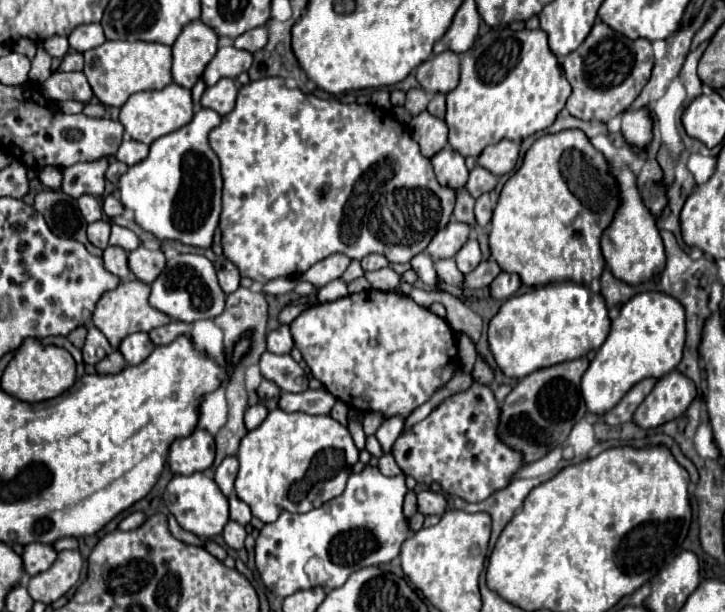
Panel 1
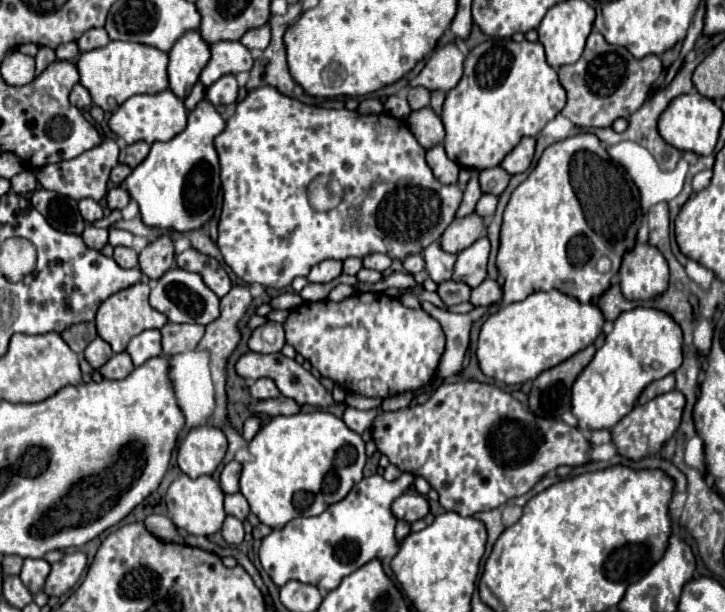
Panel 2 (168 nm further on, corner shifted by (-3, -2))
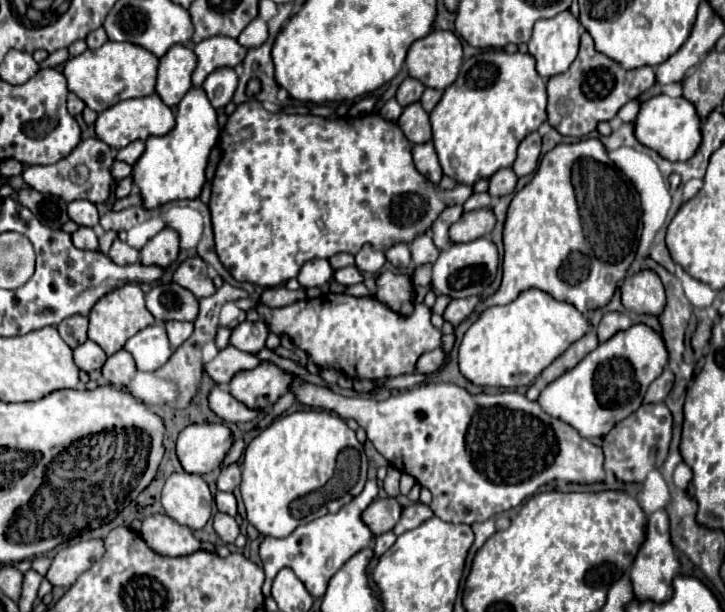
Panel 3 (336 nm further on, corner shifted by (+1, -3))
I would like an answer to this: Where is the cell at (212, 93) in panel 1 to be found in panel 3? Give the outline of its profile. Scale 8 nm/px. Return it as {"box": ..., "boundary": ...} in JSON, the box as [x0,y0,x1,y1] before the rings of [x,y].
{"box":[202,68,238,108],"boundary":[[[218,68],[214,70],[202,84],[204,92],[208,94],[208,100],[214,108],[224,108],[238,86],[238,76],[232,68]]]}

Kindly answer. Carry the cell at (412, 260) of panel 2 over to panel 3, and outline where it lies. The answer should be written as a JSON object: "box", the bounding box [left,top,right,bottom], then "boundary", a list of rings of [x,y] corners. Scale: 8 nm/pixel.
{"box":[386,244,410,272],"boundary":[[[394,244],[392,248],[388,248],[386,252],[386,258],[390,260],[390,264],[396,268],[396,270],[400,270],[400,272],[404,272],[408,266],[410,266],[410,248],[408,248],[408,244]]]}

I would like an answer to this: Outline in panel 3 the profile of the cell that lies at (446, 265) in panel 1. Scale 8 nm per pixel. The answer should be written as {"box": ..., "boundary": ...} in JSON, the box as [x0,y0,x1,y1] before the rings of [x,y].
{"box":[410,232,442,266],"boundary":[[[428,232],[420,238],[416,238],[410,244],[410,252],[412,252],[412,264],[414,266],[424,266],[424,264],[434,264],[434,260],[438,260],[438,256],[442,254],[440,248],[434,246],[432,238],[428,236]]]}

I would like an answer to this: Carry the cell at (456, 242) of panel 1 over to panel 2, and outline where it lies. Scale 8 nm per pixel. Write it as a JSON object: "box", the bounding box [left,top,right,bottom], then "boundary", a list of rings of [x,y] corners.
{"box":[442,213,484,253],"boundary":[[[470,213],[462,219],[454,219],[442,235],[442,249],[448,253],[458,253],[470,247],[476,239],[484,235],[484,219],[478,213]]]}

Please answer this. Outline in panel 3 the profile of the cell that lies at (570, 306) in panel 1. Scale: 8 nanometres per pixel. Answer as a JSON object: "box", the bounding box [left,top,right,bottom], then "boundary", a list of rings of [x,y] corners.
{"box":[458,290,588,386],"boundary":[[[526,290],[506,306],[486,308],[468,328],[458,348],[460,372],[476,386],[530,386],[544,368],[588,332],[588,326],[586,316],[572,304],[558,302],[542,290]]]}

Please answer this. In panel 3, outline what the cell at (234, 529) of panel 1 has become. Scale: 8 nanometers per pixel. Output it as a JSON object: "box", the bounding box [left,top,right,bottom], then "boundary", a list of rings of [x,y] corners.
{"box":[214,512,240,544],"boundary":[[[220,512],[214,516],[214,530],[222,538],[224,544],[232,544],[236,540],[236,536],[240,534],[236,520],[232,516],[226,516]]]}

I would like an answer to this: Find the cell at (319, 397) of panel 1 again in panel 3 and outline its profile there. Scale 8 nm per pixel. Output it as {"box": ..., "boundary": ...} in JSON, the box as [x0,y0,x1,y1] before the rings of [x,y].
{"box":[210,384,260,422],"boundary":[[[218,384],[210,392],[210,408],[226,422],[248,422],[260,414],[260,410],[246,408],[240,400],[234,400],[226,384]]]}

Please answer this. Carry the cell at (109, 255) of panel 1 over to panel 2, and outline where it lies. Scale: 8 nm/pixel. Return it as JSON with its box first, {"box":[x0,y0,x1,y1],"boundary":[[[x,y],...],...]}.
{"box":[114,247,138,269],"boundary":[[[116,247],[114,249],[114,261],[120,267],[132,269],[132,267],[138,267],[138,253],[134,249],[130,249],[130,247]]]}

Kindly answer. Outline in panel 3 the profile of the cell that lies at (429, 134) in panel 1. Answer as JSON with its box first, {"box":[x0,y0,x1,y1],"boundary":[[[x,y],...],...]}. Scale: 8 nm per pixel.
{"box":[398,102,432,144],"boundary":[[[416,102],[404,108],[398,126],[402,128],[404,136],[412,142],[412,144],[424,144],[432,140],[432,128],[430,128],[430,120],[428,120],[428,112]]]}

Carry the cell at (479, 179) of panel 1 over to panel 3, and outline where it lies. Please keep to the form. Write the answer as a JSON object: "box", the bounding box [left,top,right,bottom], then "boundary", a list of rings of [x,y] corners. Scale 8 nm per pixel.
{"box":[488,168,516,196],"boundary":[[[502,168],[498,170],[494,176],[490,176],[490,188],[488,188],[488,194],[490,196],[504,196],[504,194],[510,194],[514,192],[514,186],[516,186],[516,174],[512,172],[512,168]]]}

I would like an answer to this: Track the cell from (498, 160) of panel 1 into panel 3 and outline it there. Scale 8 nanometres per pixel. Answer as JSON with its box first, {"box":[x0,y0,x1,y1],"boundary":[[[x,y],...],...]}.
{"box":[512,132,542,176],"boundary":[[[538,132],[528,134],[520,146],[518,146],[518,158],[512,164],[512,170],[516,172],[516,176],[526,176],[532,174],[538,166],[538,158],[540,158],[540,146],[542,146],[542,138]]]}

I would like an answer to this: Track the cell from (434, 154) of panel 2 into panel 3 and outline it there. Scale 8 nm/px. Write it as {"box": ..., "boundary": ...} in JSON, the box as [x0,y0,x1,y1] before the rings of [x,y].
{"box":[412,142,442,184],"boundary":[[[426,142],[426,144],[418,144],[412,148],[412,156],[414,156],[414,164],[418,168],[418,172],[428,178],[430,182],[438,184],[442,180],[442,168],[440,168],[440,162],[438,162],[438,154],[436,154],[436,148],[432,142]]]}

